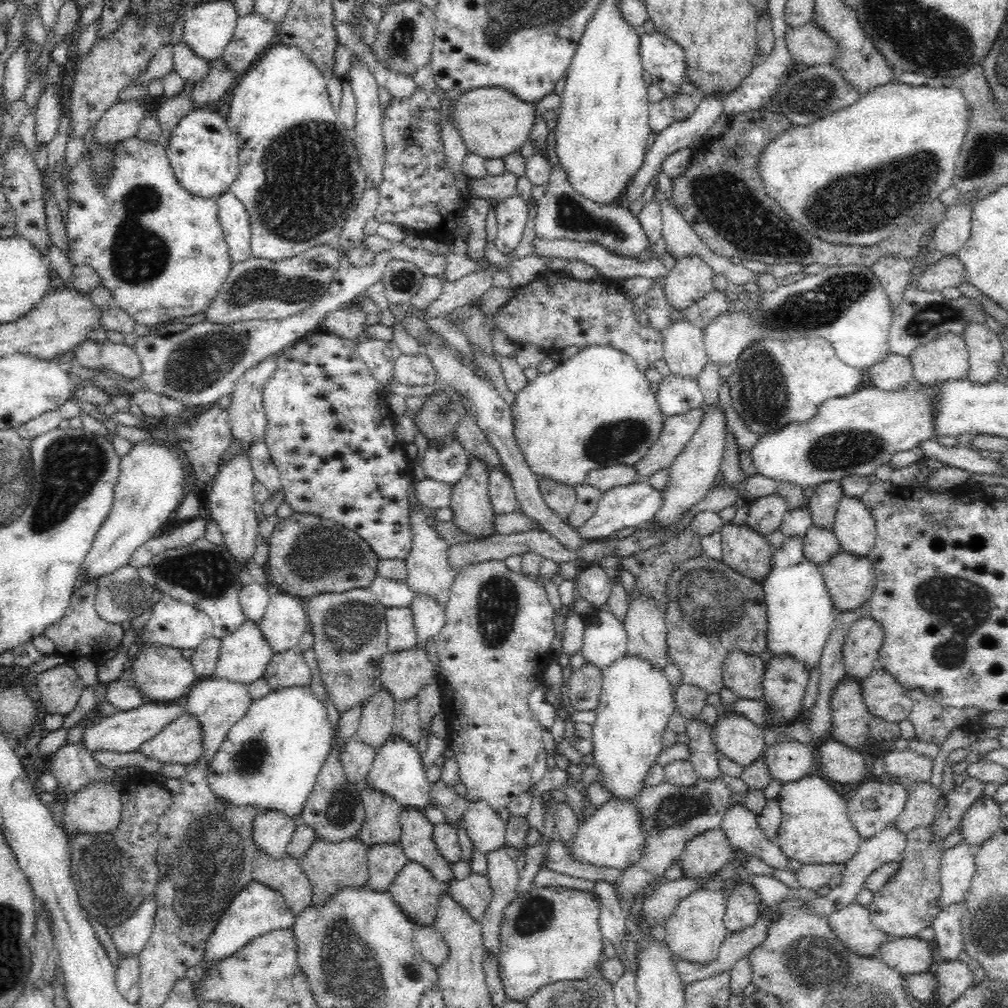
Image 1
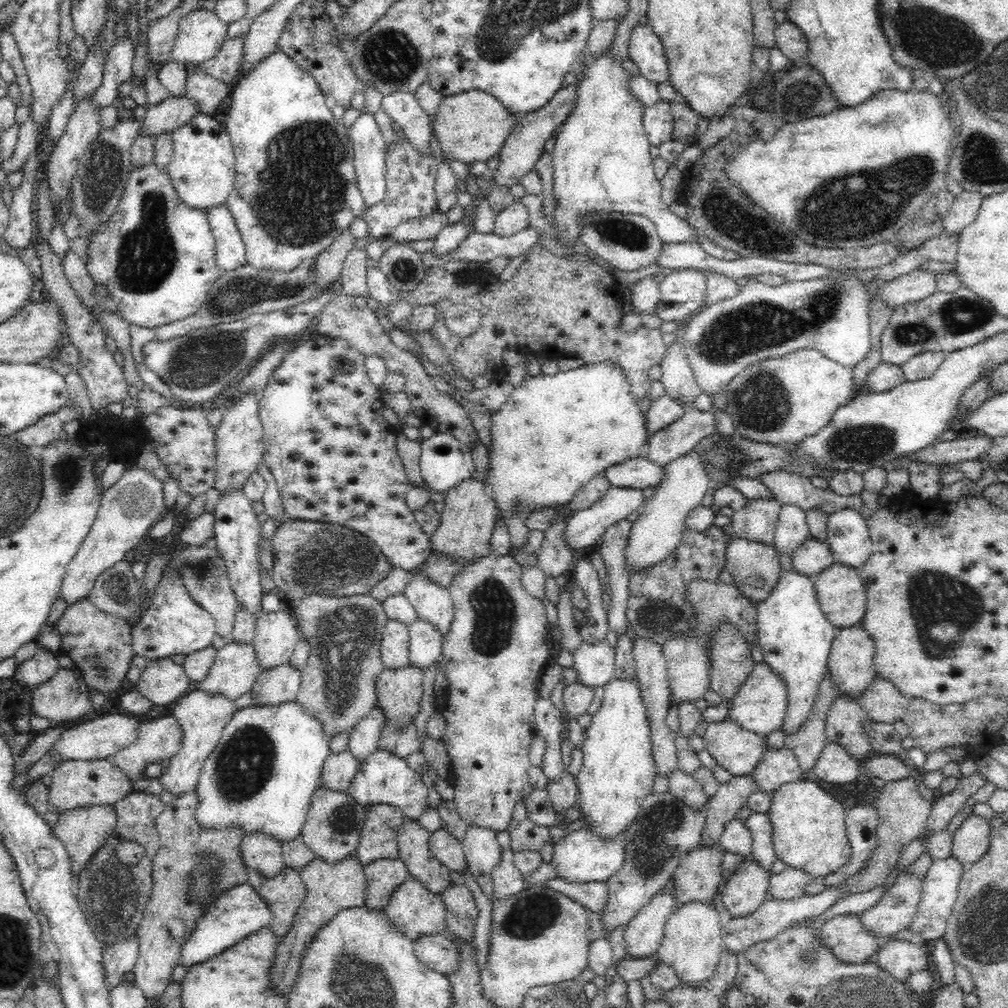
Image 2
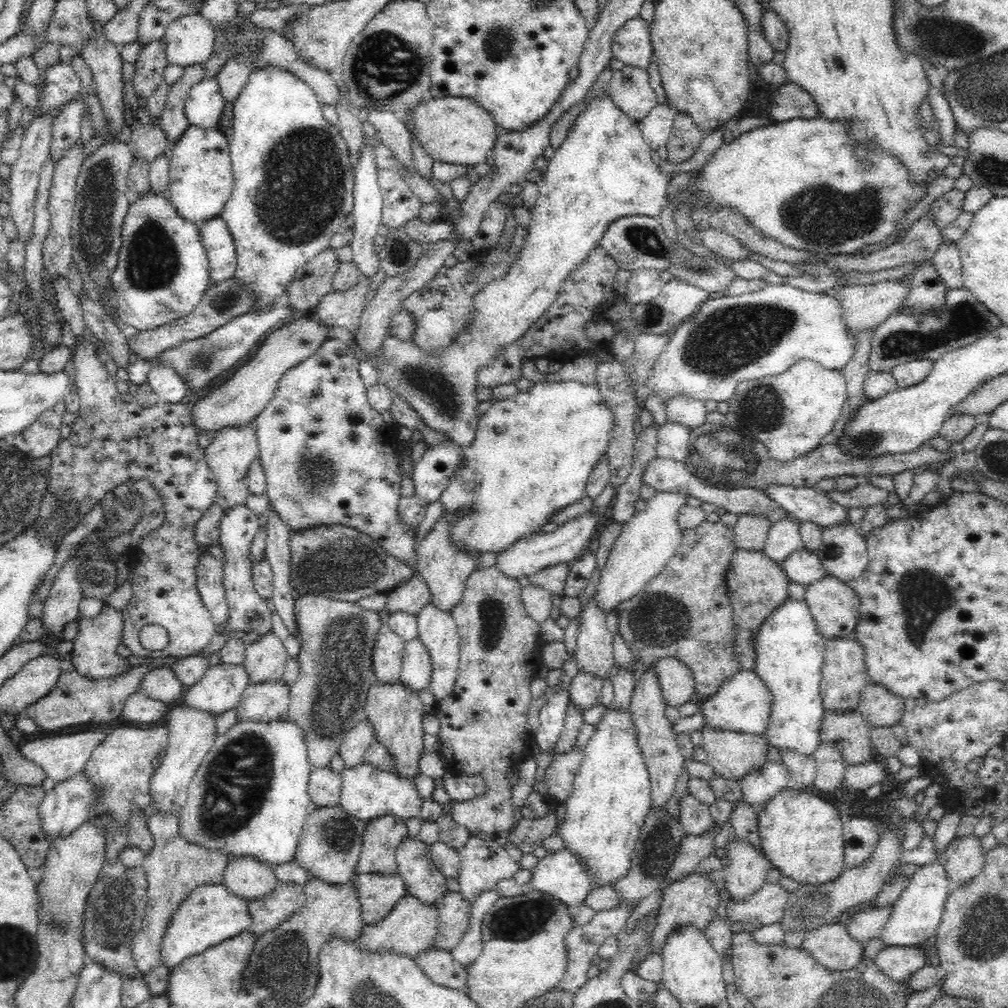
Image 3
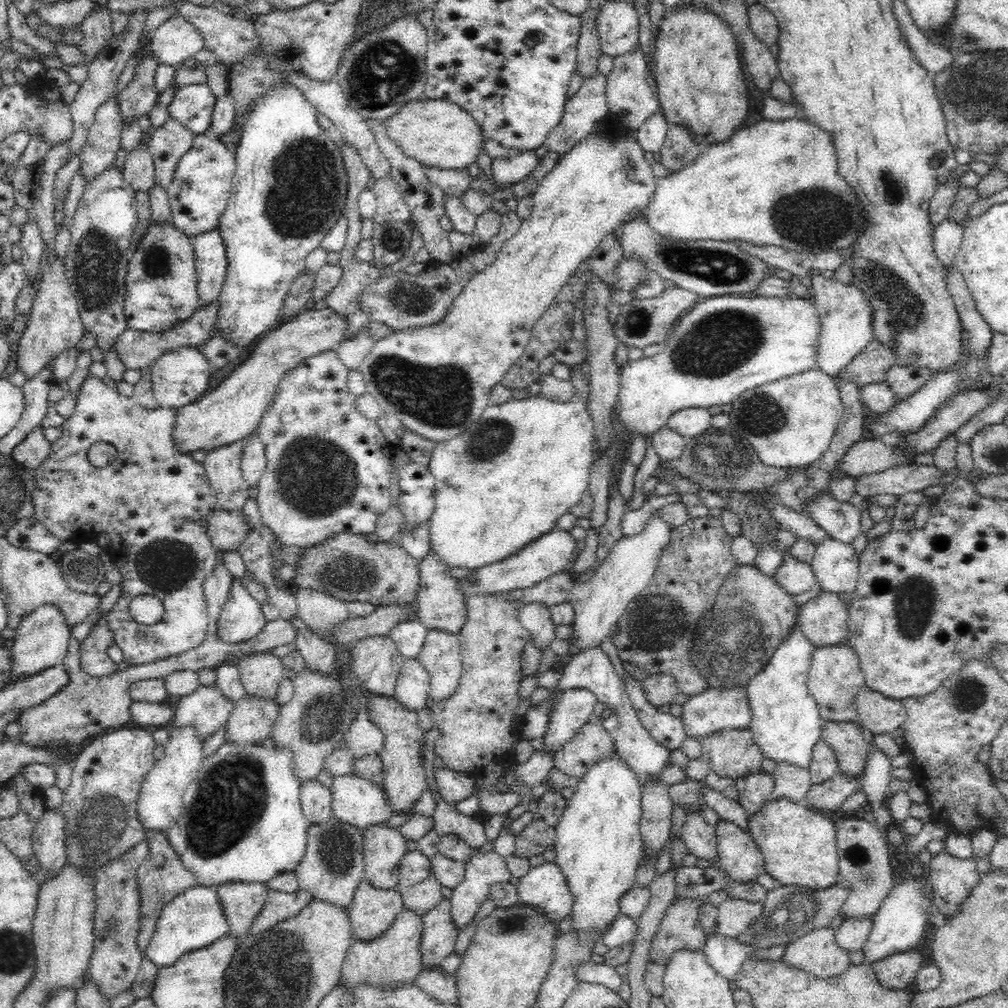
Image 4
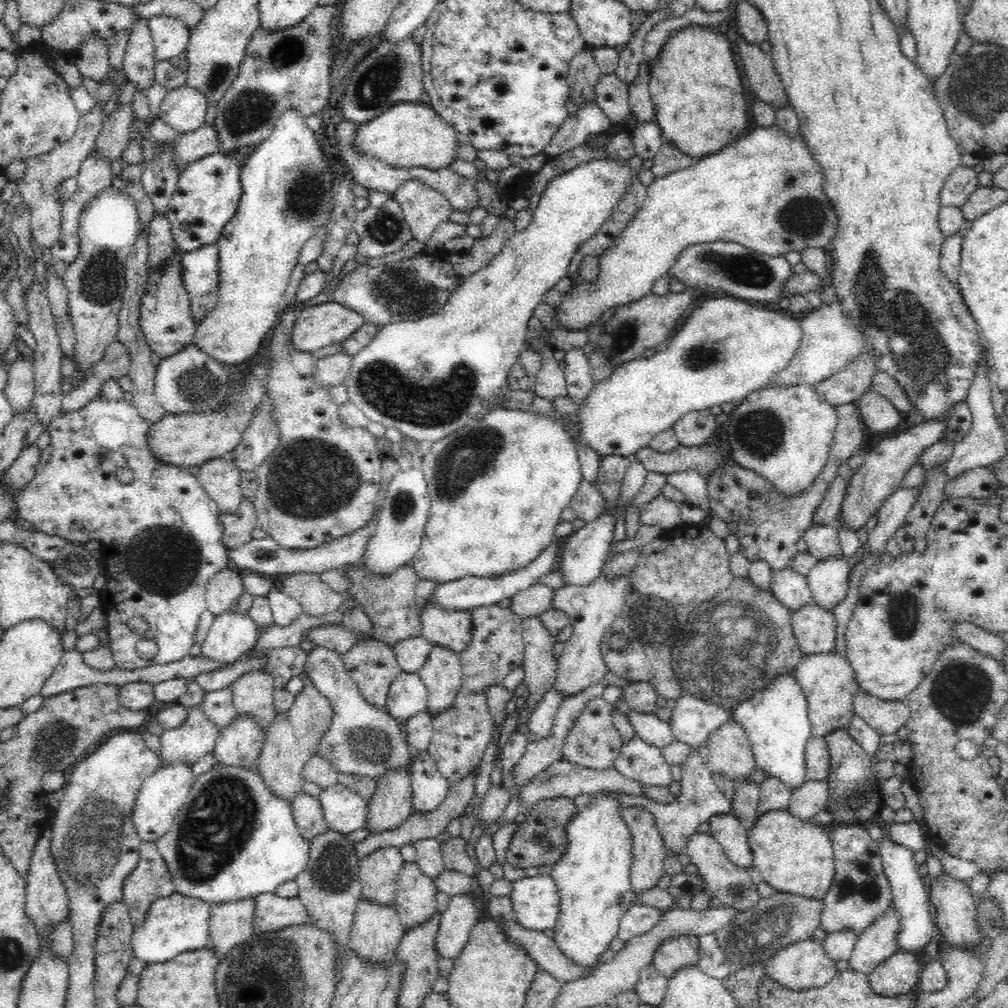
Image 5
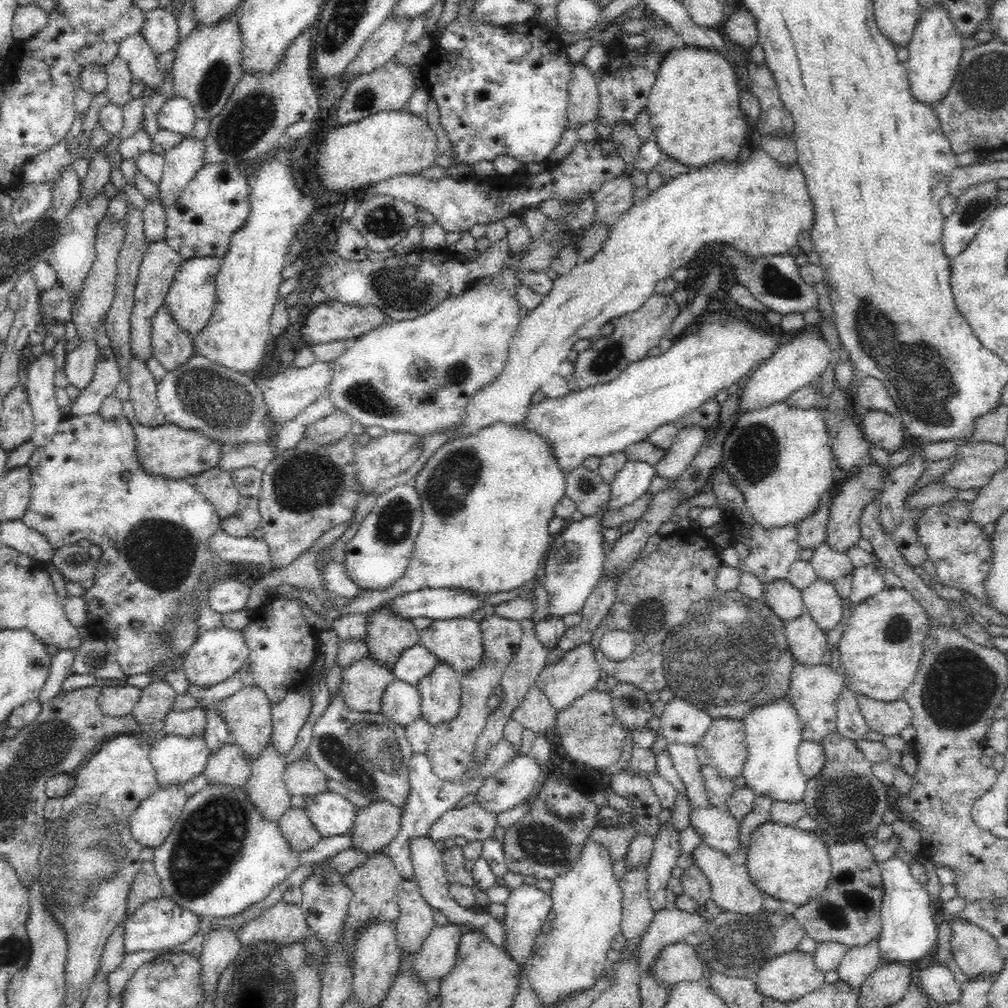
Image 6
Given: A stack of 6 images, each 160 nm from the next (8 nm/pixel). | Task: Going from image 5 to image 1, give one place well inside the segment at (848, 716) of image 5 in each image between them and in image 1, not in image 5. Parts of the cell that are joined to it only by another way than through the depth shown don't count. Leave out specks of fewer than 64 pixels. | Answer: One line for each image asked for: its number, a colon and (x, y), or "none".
1: (863, 640)
2: (850, 662)
3: (844, 675)
4: (835, 676)

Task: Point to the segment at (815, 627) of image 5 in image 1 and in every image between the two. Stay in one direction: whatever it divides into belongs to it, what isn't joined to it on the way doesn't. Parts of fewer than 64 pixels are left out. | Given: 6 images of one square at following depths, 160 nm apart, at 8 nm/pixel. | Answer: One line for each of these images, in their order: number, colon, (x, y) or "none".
1: (850, 579)
2: (841, 591)
3: (835, 607)
4: (824, 619)

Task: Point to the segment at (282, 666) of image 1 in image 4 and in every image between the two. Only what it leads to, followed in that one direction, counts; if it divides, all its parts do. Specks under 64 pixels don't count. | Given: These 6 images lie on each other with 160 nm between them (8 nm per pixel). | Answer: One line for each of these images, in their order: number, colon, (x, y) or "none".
2: (275, 685)
3: (263, 701)
4: (252, 719)

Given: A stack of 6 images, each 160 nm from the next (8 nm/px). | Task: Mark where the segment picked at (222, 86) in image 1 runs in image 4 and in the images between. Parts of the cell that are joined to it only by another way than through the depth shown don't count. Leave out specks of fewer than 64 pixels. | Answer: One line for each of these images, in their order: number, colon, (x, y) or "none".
2: (175, 111)
3: (148, 140)
4: (139, 169)

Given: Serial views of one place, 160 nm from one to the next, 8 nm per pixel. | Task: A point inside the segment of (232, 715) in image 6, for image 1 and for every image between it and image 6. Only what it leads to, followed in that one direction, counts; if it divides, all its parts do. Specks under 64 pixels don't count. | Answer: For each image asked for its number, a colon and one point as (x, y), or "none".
1: (284, 622)
2: (276, 634)
3: (265, 659)
4: (260, 673)
5: (253, 691)

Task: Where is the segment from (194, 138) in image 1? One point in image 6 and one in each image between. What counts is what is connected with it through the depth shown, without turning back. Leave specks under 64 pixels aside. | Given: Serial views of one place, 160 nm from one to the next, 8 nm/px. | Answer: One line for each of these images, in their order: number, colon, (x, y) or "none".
2: (202, 170)
3: (201, 180)
4: (201, 185)
5: (208, 190)
6: (215, 202)

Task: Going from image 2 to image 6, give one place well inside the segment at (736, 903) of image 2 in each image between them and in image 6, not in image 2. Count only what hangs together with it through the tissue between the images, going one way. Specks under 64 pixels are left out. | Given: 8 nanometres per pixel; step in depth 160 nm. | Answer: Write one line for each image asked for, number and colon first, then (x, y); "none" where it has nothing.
3: (745, 869)
4: (739, 855)
5: (731, 832)
6: (717, 828)

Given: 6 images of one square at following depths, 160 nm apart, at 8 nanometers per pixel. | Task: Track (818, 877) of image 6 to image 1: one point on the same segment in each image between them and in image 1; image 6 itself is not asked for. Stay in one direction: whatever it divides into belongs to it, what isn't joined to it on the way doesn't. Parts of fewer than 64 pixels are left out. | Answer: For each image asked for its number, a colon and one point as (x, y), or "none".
1: (815, 828)
2: (809, 832)
3: (801, 833)
4: (799, 845)
5: (792, 855)

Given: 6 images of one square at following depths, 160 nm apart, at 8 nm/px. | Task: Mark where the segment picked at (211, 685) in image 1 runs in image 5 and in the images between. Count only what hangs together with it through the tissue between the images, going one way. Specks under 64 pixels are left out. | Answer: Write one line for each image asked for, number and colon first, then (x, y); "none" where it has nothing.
2: (203, 716)
3: (192, 732)
4: (159, 805)
5: (162, 794)

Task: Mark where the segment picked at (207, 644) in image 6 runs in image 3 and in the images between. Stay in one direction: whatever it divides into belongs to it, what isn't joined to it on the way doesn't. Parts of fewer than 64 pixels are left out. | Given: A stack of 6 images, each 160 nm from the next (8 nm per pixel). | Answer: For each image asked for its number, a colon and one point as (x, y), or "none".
3: (248, 611)
4: (241, 618)
5: (232, 633)

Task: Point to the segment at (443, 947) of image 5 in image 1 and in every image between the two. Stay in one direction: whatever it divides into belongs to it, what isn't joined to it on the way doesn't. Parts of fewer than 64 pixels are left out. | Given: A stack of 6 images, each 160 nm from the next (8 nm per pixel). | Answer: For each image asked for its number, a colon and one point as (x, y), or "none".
1: (484, 826)
2: (482, 851)
3: (483, 862)
4: (485, 868)

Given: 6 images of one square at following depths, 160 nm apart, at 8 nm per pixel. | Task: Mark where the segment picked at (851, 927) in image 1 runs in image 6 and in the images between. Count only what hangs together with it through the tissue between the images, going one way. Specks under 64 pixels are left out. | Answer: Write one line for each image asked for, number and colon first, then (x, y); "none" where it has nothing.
2: (844, 935)
3: (831, 945)
4: (817, 953)
5: (803, 965)
6: (787, 978)

